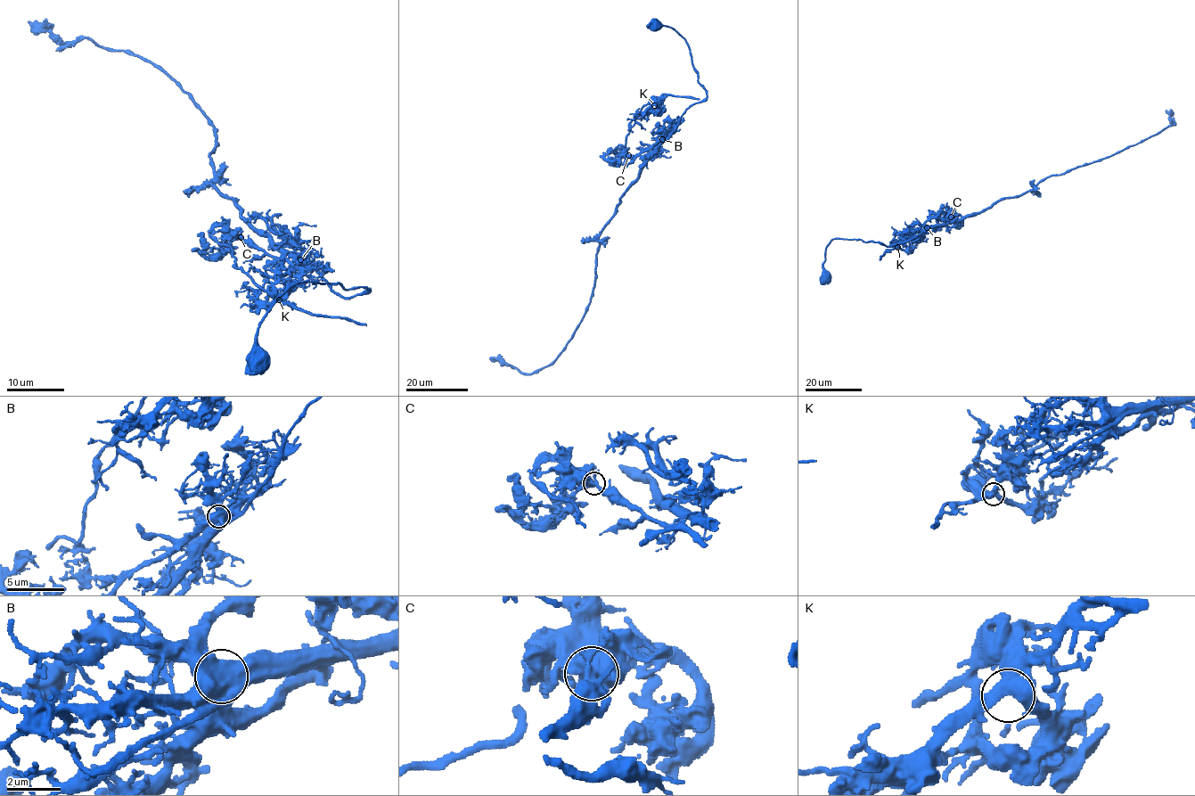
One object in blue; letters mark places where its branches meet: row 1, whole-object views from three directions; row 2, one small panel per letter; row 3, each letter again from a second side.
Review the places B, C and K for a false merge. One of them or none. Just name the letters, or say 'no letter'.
C

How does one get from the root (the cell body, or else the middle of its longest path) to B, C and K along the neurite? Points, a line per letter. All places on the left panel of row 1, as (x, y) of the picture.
B: (257, 362), (257, 328), (273, 302), (294, 283), (369, 290), (352, 297), (338, 295), (300, 259)
C: (257, 362), (257, 328), (294, 283), (369, 290), (338, 295), (312, 266), (292, 266), (240, 236)
K: (257, 362), (257, 328), (294, 283), (369, 290), (341, 297), (312, 266), (240, 238), (218, 242), (279, 299)

